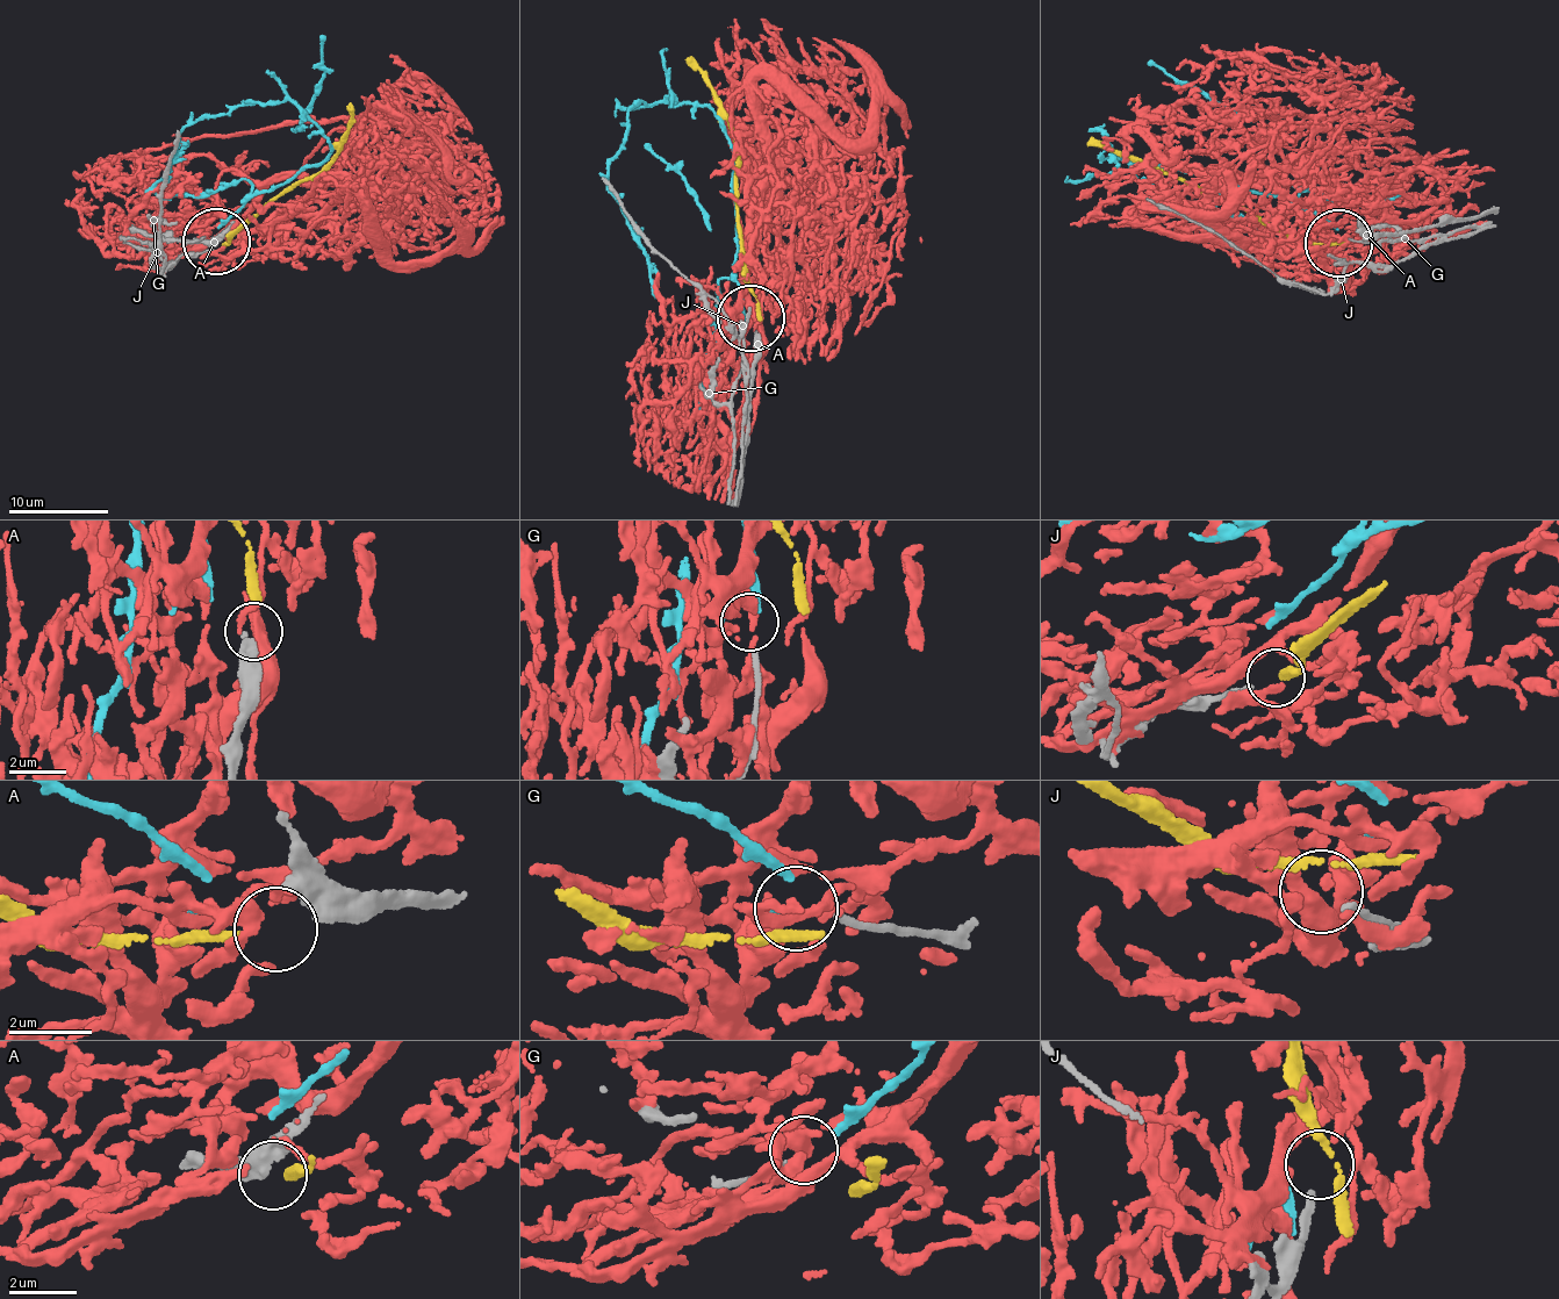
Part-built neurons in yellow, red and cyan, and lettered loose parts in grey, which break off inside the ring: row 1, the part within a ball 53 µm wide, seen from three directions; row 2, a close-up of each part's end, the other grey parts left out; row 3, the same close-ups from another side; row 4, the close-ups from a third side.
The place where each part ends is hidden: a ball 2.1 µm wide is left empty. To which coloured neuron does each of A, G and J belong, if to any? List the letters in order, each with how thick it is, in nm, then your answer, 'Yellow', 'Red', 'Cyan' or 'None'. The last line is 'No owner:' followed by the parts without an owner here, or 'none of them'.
A: Thickness 500 nm. Yellow
G: Thickness 160 nm. Cyan
J: Thickness 190 nm. None
No owner: J

